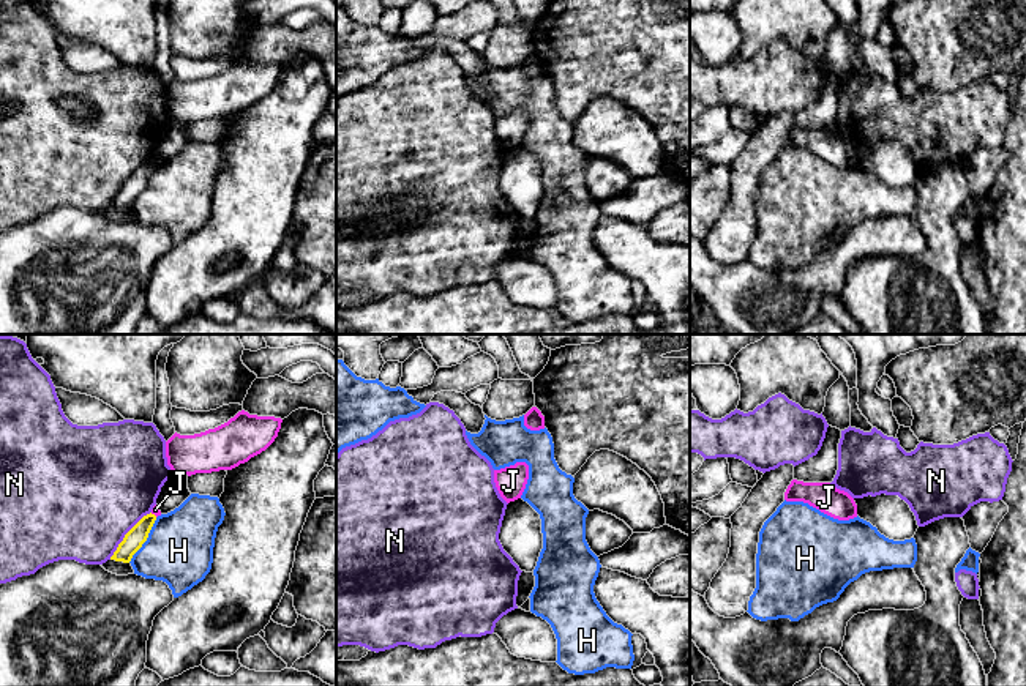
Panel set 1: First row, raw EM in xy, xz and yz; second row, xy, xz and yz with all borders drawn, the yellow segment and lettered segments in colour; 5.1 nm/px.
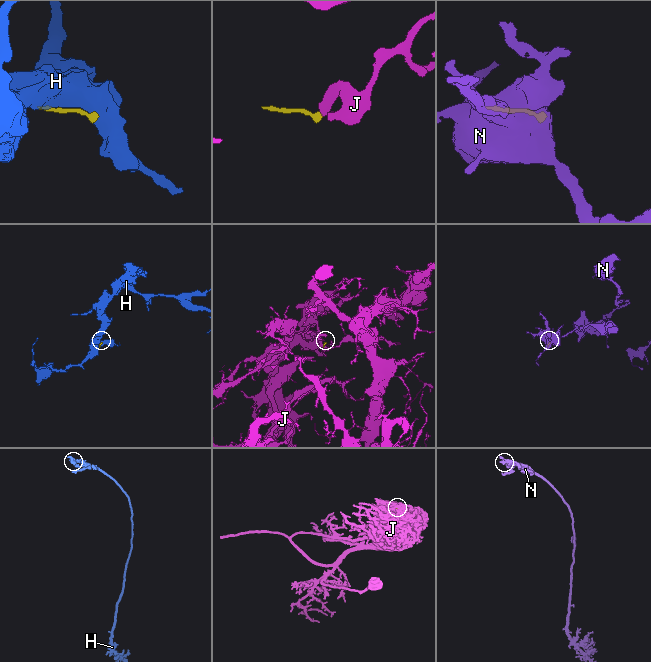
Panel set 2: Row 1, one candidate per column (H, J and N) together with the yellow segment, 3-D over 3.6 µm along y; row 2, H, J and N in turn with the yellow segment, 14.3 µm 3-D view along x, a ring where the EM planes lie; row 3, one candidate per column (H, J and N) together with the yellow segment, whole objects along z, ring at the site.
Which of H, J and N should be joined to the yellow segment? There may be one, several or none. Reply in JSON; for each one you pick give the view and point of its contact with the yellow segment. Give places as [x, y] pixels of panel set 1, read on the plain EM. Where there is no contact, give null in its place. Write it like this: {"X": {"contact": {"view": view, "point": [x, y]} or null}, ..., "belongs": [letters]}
{"belongs": []}

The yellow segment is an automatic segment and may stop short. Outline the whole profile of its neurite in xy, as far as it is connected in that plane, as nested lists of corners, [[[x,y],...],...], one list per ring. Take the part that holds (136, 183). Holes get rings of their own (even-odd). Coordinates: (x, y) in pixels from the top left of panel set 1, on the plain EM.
[[[155,161],[144,162],[123,185],[110,207],[129,210],[133,202],[147,188],[148,180],[156,167]]]

